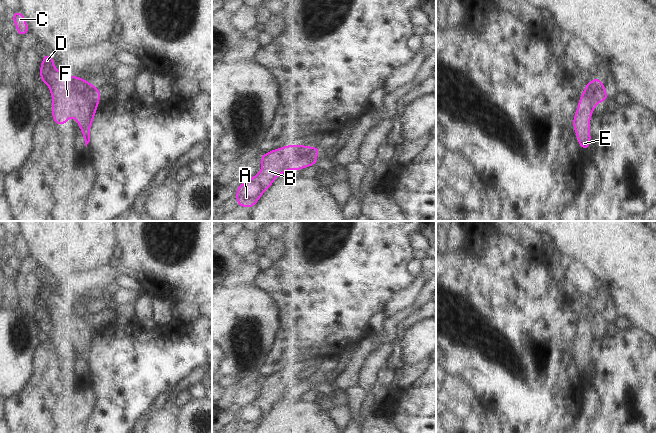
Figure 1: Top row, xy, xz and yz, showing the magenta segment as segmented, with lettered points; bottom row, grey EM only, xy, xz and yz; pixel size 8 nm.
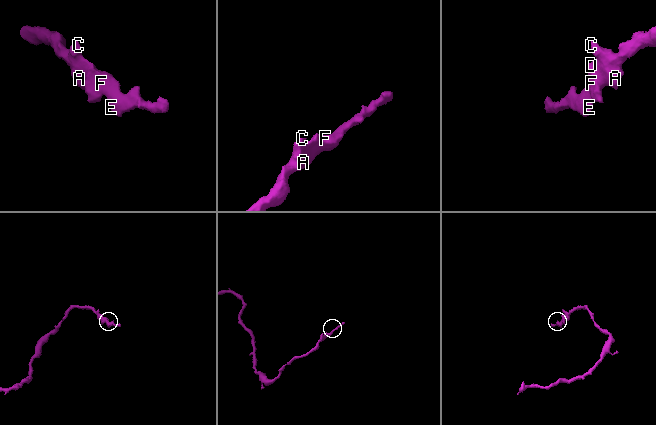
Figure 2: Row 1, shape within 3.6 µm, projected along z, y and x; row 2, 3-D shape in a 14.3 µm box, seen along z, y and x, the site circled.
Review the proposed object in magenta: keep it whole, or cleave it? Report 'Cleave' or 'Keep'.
Keep.

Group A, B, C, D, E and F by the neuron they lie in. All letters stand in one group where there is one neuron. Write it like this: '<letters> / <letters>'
A B C D E F

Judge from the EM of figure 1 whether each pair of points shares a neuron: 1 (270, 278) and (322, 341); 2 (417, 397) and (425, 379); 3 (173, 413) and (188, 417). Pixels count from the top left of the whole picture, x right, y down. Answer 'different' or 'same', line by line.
1: same
2: different
3: different

